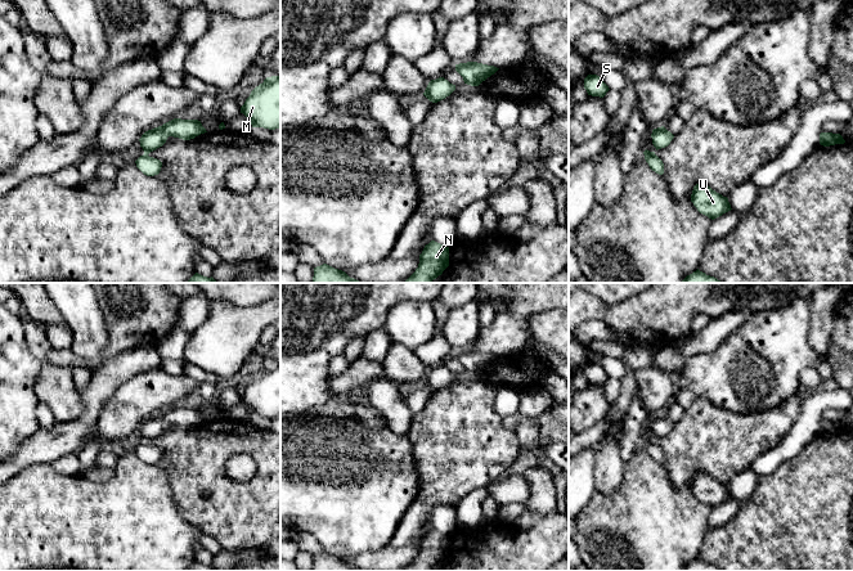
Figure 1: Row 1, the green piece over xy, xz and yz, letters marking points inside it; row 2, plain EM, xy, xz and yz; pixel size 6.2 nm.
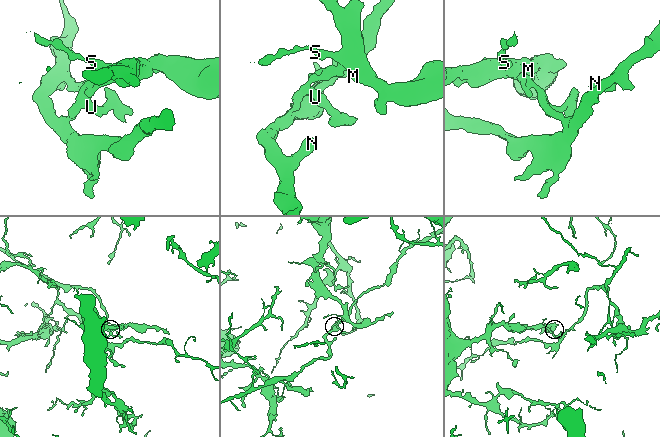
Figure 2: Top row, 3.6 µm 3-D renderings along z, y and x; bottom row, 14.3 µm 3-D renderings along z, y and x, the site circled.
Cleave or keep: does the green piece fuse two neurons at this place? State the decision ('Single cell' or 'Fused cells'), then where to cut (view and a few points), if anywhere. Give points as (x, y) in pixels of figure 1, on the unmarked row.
Fused cells. Split along xy (161, 414), (164, 425), (156, 428), (156, 435)

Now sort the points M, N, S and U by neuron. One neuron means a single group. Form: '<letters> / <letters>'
M S / N U

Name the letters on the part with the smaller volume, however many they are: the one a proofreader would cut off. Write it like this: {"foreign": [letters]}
{"foreign": ["N", "U"]}

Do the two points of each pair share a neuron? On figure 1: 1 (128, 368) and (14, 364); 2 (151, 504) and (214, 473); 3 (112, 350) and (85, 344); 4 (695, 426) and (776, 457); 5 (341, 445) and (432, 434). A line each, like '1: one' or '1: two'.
1: two
2: two
3: two
4: two
5: two

